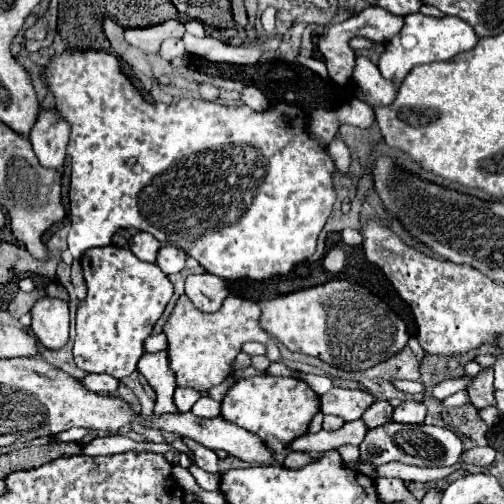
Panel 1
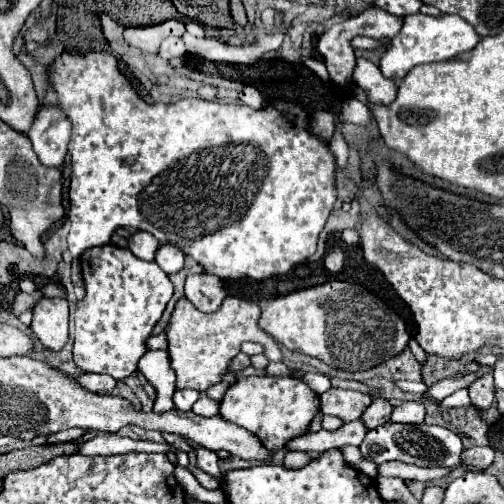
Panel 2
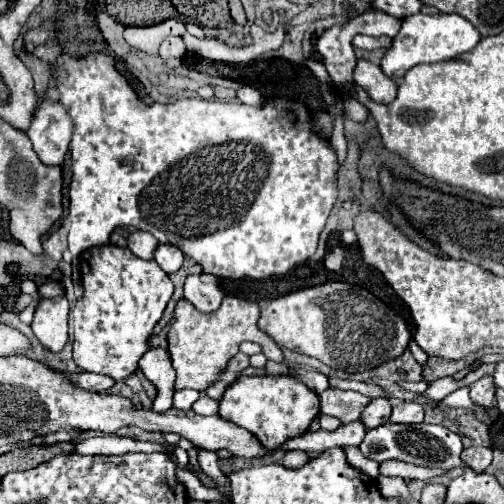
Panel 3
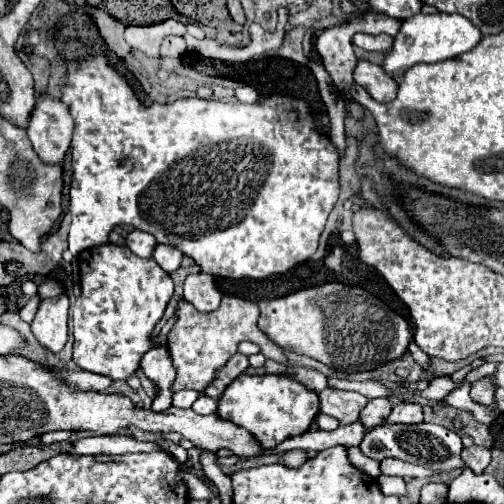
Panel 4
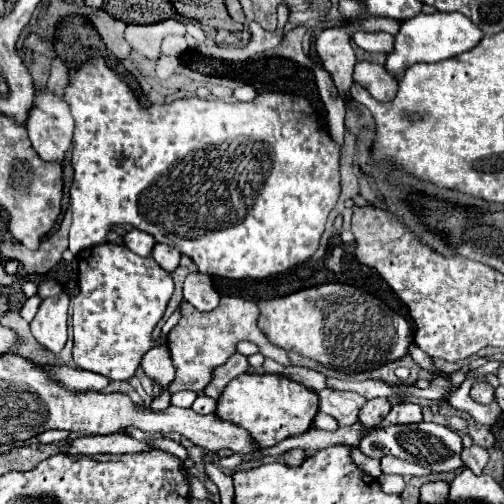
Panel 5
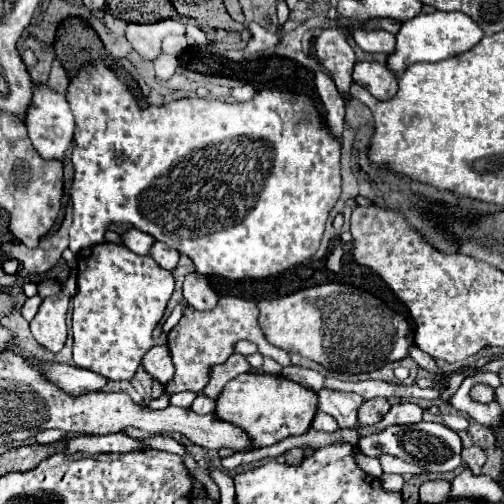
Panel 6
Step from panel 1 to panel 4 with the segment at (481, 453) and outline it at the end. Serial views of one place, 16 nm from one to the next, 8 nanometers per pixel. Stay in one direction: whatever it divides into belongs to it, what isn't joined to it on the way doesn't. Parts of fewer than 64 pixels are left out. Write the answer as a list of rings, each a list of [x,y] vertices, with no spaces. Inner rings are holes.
[[[470,446],[470,448],[464,448],[462,450],[462,460],[464,464],[474,470],[476,474],[480,474],[488,462],[490,462],[490,450],[488,448],[480,448],[480,446]]]

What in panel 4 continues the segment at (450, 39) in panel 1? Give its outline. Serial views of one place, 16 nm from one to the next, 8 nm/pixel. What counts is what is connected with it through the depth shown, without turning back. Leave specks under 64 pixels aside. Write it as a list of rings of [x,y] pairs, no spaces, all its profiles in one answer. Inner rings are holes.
[[[442,12],[416,14],[416,16],[402,22],[400,32],[394,36],[394,50],[388,52],[386,58],[384,58],[384,70],[390,76],[400,78],[414,64],[440,62],[440,60],[454,58],[454,56],[458,56],[462,52],[468,52],[480,42],[480,38],[482,38],[480,30],[466,16],[442,14]]]

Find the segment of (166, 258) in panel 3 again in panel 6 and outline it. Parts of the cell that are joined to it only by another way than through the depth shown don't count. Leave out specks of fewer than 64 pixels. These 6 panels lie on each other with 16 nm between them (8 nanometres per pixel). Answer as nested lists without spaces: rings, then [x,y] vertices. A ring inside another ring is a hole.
[[[154,242],[152,248],[150,248],[150,256],[166,270],[174,270],[176,264],[178,264],[178,252],[174,248],[170,248],[168,244],[164,242]]]

